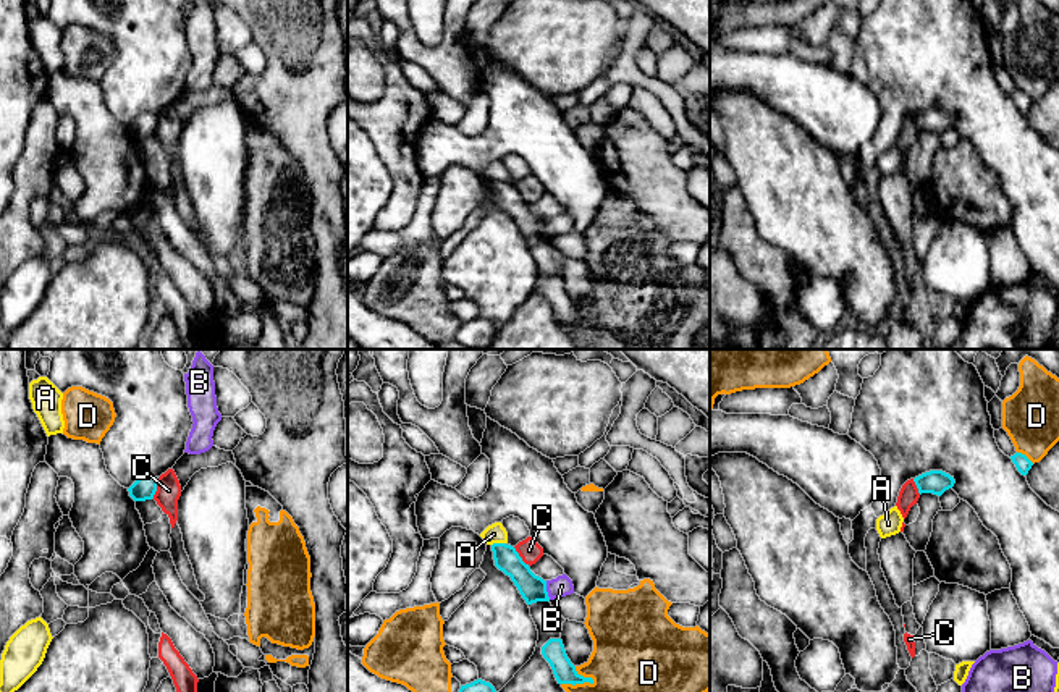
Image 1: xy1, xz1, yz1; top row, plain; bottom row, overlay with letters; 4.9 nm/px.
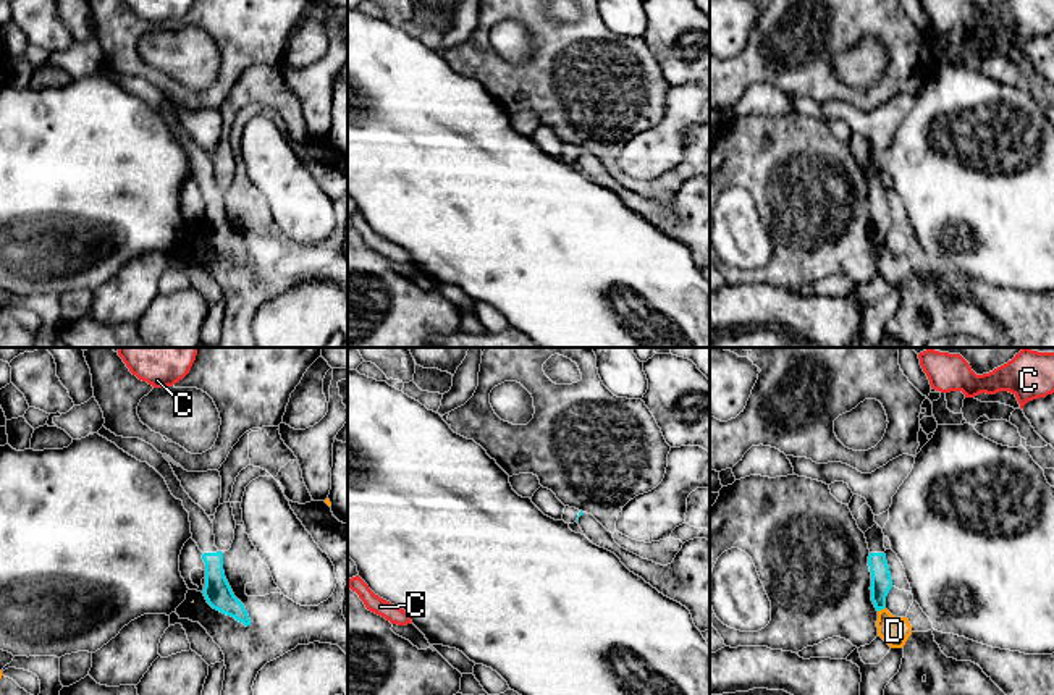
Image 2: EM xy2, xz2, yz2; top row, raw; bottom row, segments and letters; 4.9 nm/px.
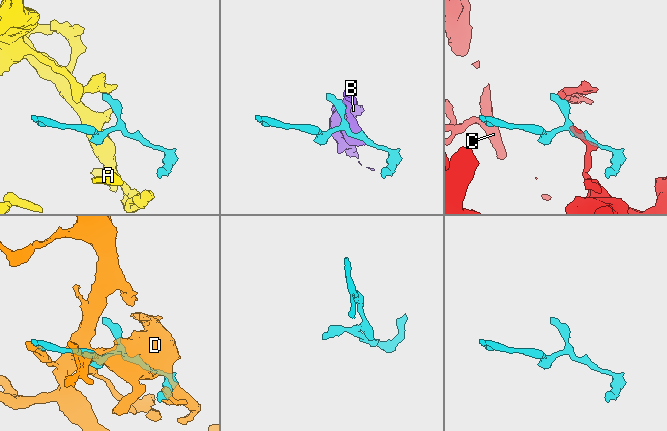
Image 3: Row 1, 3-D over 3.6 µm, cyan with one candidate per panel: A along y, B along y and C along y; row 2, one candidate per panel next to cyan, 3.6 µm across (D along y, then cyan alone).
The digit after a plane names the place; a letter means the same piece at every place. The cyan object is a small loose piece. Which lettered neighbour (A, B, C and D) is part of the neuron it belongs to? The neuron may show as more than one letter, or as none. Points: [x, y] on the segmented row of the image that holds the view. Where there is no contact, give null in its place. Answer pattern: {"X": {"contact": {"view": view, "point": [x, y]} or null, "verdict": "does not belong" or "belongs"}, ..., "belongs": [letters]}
{"A": {"contact": {"view": "xz1", "point": [498, 544]}, "verdict": "does not belong"}, "B": {"contact": {"view": "xz1", "point": [545, 590]}, "verdict": "does not belong"}, "C": {"contact": {"view": "xy1", "point": [156, 487]}, "verdict": "does not belong"}, "D": {"contact": {"view": "xz1", "point": [578, 683]}, "verdict": "does not belong"}, "belongs": []}

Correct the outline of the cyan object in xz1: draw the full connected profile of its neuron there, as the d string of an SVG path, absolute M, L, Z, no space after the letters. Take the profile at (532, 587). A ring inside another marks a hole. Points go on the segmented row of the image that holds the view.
M506 543L492 545L495 566L511 577L527 605L550 601L546 580L535 576L522 561L514 546Z

